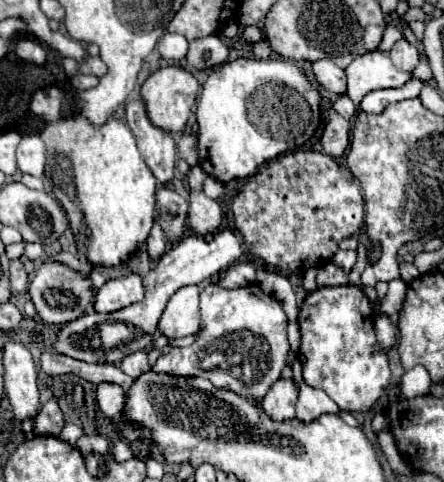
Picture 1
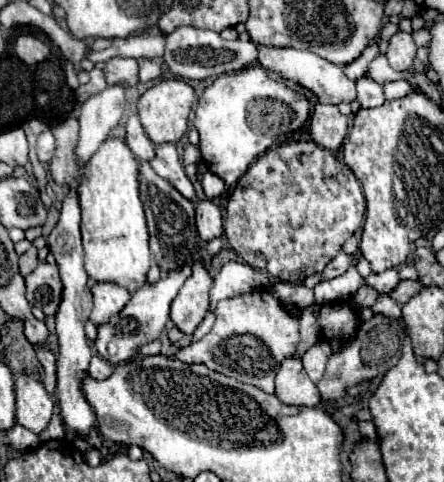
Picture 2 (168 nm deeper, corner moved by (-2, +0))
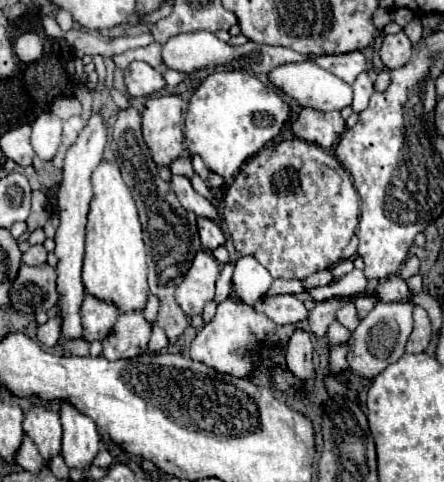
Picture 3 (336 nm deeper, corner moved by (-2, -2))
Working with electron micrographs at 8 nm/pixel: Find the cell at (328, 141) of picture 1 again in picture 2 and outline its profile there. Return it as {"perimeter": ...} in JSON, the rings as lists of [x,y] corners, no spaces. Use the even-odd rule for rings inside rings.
{"perimeter":[[[316,105],[310,115],[310,137],[324,149],[338,151],[348,133],[348,117],[336,105]]]}

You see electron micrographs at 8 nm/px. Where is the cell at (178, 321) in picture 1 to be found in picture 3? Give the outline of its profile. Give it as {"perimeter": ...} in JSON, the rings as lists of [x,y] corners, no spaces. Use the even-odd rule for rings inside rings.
{"perimeter":[[[198,251],[184,281],[176,287],[176,303],[188,317],[202,315],[204,305],[214,299],[214,283],[218,275],[220,263],[208,251]]]}

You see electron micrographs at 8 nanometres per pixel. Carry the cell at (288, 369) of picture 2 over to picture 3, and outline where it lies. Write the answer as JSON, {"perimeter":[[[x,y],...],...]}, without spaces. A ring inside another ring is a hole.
{"perimeter":[[[298,329],[292,335],[286,349],[286,369],[302,383],[302,387],[314,377],[314,345],[310,333]]]}

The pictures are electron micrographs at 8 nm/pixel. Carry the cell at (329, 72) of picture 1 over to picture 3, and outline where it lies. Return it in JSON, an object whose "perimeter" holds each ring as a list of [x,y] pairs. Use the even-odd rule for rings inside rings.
{"perimeter":[[[314,61],[278,65],[268,73],[268,79],[286,95],[294,97],[302,107],[312,107],[318,111],[340,111],[352,103],[352,87],[336,75],[330,75],[330,71],[318,67]]]}

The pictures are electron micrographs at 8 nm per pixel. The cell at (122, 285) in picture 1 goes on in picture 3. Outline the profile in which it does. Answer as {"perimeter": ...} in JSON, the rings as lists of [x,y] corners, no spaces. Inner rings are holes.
{"perimeter":[[[88,293],[82,303],[84,339],[86,341],[104,339],[110,333],[118,315],[120,315],[120,309],[114,303],[106,303],[106,301]]]}

